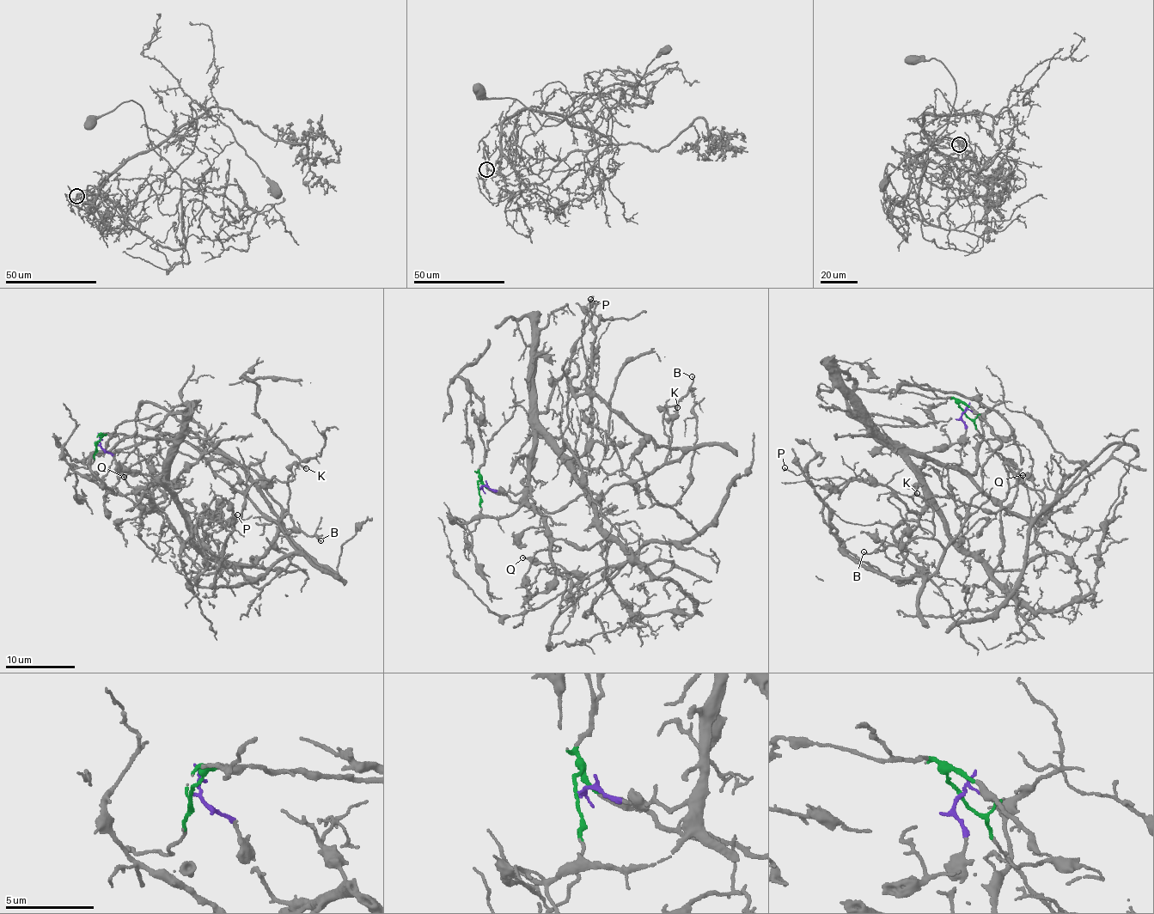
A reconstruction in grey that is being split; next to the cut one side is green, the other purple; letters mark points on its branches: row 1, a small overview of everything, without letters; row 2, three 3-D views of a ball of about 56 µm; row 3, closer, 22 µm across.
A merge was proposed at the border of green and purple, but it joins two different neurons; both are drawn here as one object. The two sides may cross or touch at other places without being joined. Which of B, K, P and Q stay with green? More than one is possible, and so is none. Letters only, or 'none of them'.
B, K, P

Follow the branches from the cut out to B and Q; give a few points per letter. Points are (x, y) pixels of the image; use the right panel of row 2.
B: (963, 411), (968, 405), (1002, 448), (981, 470), (955, 537), (945, 547), (922, 537), (863, 551)
Q: (963, 411), (961, 468), (1014, 514), (1021, 514), (1031, 521), (1037, 516), (1041, 503), (1031, 478), (1022, 475)

